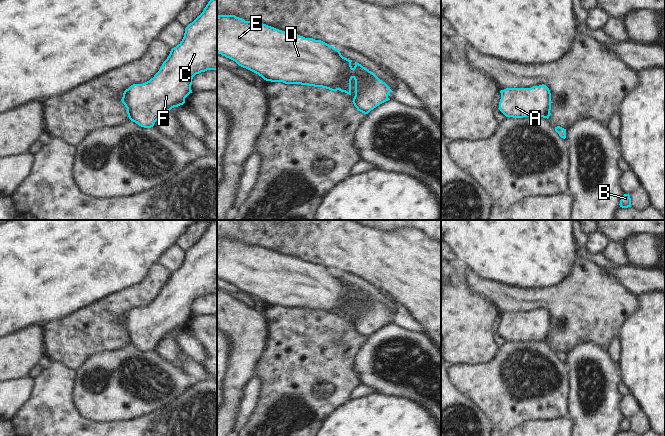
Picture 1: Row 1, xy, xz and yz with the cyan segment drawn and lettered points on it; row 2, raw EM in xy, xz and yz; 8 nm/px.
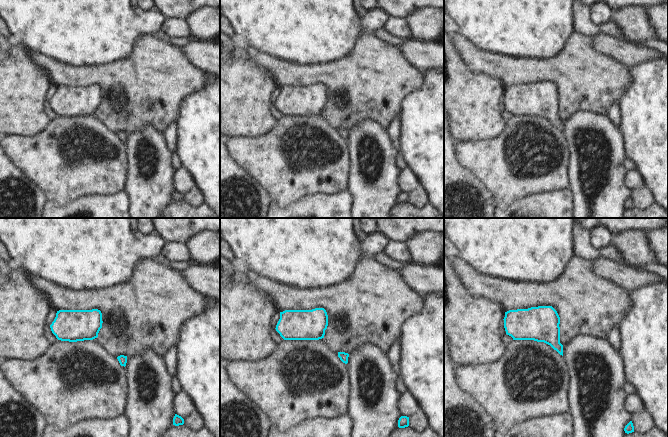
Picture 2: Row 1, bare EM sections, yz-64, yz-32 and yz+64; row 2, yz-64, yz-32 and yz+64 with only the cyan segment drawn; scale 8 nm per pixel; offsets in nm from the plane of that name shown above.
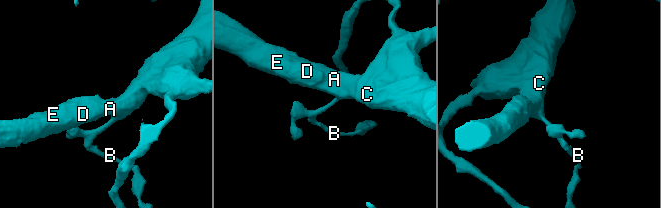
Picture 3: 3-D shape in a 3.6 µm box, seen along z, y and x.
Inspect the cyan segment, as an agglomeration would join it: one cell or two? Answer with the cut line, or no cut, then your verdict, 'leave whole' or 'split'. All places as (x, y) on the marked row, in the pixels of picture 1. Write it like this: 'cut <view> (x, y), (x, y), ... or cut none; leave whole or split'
cut none; leave whole

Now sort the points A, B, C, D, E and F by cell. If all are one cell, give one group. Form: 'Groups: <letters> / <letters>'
Groups: A B C D E F

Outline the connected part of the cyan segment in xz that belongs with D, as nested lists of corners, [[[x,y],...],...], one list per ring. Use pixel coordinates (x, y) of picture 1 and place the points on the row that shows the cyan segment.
[[[217,15],[217,53],[271,82],[322,87],[351,95],[351,80],[354,79],[355,96],[352,102],[364,114],[390,100],[388,95],[393,92],[373,72],[357,62],[352,67],[352,60],[321,40],[305,38],[260,22],[245,21],[235,15]]]

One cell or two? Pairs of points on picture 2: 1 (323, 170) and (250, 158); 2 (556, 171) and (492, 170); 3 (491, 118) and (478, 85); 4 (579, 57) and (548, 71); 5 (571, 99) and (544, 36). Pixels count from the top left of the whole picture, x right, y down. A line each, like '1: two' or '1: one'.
1: one
2: one
3: one
4: one
5: two

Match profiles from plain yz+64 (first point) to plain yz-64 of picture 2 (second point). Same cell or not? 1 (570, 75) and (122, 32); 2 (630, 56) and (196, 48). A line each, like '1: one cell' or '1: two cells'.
1: two cells
2: one cell

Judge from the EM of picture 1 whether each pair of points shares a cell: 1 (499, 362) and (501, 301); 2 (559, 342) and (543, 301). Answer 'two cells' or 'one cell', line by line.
1: two cells
2: one cell

